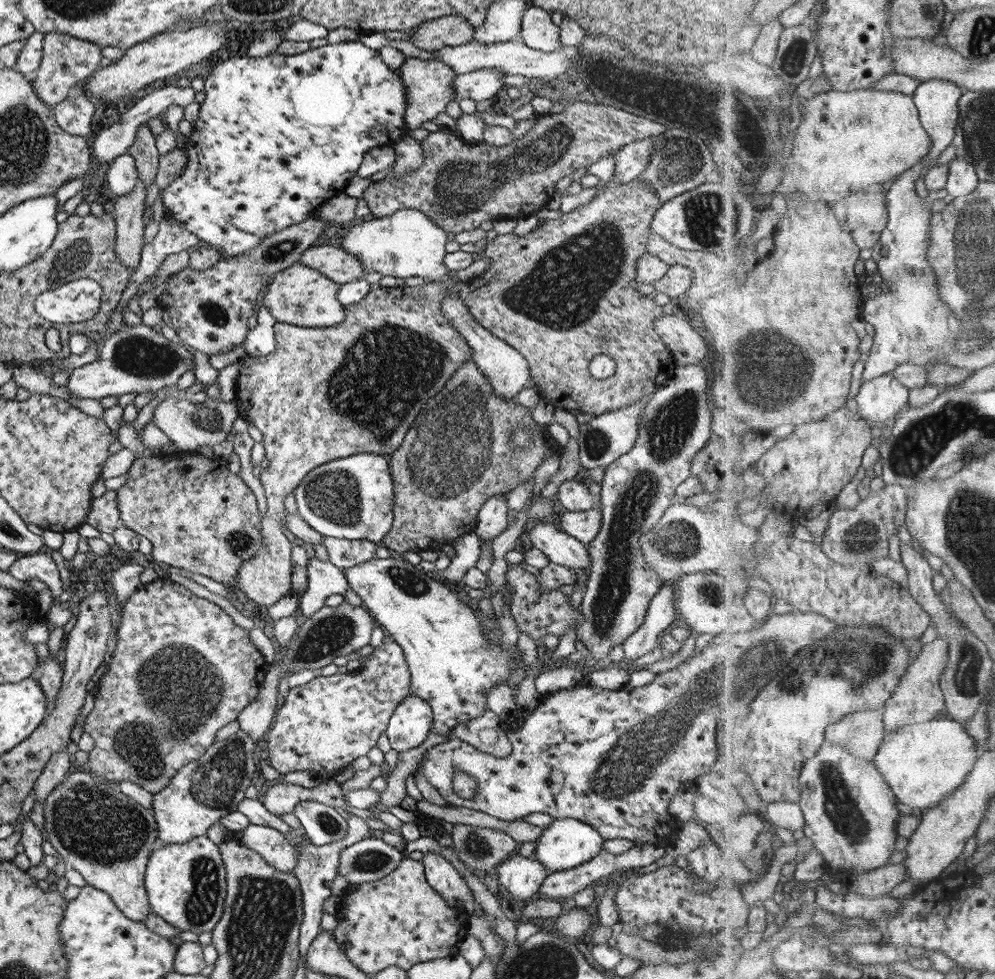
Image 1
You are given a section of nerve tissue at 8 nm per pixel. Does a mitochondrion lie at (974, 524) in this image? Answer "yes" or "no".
yes

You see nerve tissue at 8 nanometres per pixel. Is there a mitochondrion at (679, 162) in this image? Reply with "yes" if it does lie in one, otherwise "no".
yes

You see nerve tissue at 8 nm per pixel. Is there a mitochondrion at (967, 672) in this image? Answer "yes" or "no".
yes

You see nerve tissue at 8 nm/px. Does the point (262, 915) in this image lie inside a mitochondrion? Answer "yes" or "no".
yes

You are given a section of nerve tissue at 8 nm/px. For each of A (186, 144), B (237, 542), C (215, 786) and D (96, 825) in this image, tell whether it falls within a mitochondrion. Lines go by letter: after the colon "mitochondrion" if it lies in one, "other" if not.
A: other
B: mitochondrion
C: mitochondrion
D: mitochondrion

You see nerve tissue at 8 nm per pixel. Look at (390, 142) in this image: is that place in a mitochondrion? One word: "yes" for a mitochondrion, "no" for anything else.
no

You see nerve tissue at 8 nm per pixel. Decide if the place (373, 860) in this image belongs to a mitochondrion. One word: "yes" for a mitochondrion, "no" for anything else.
yes

